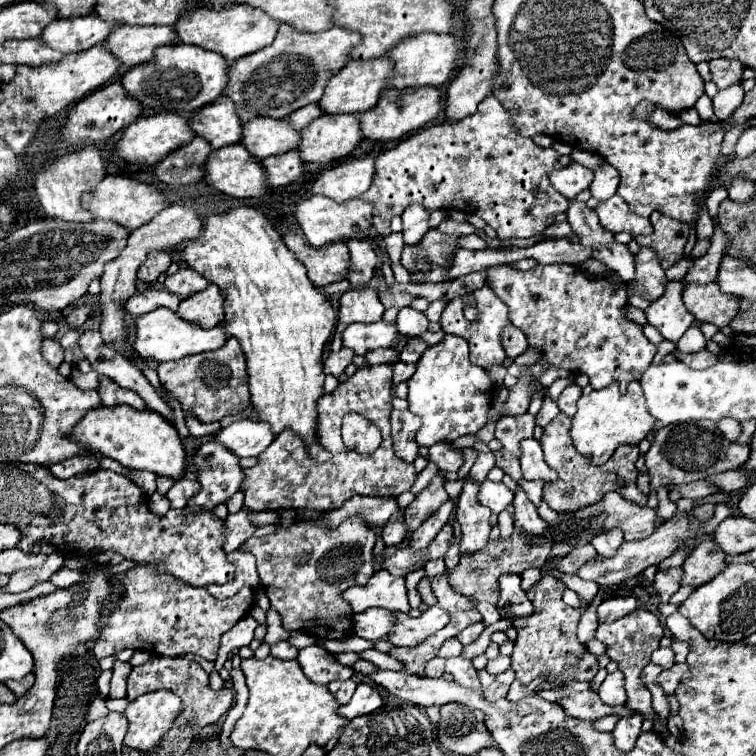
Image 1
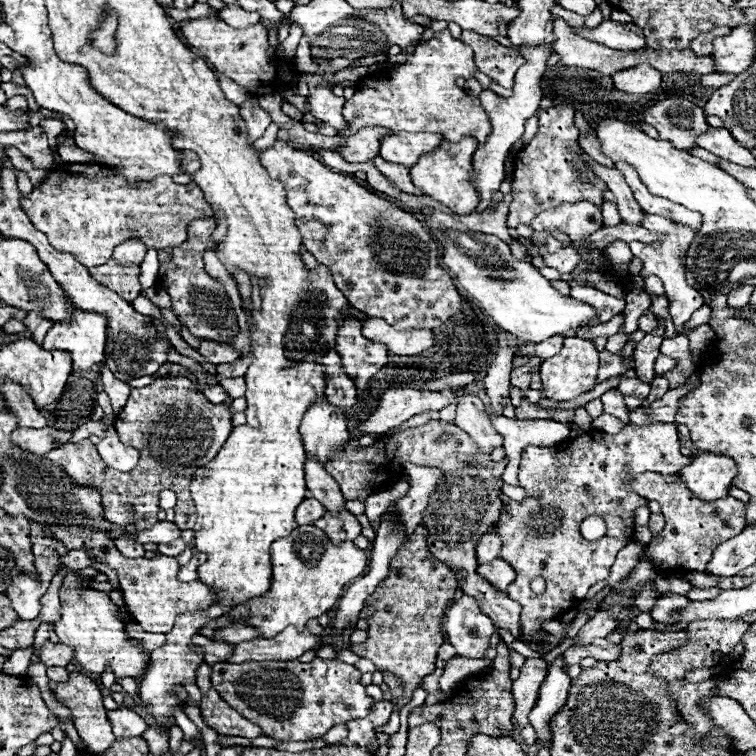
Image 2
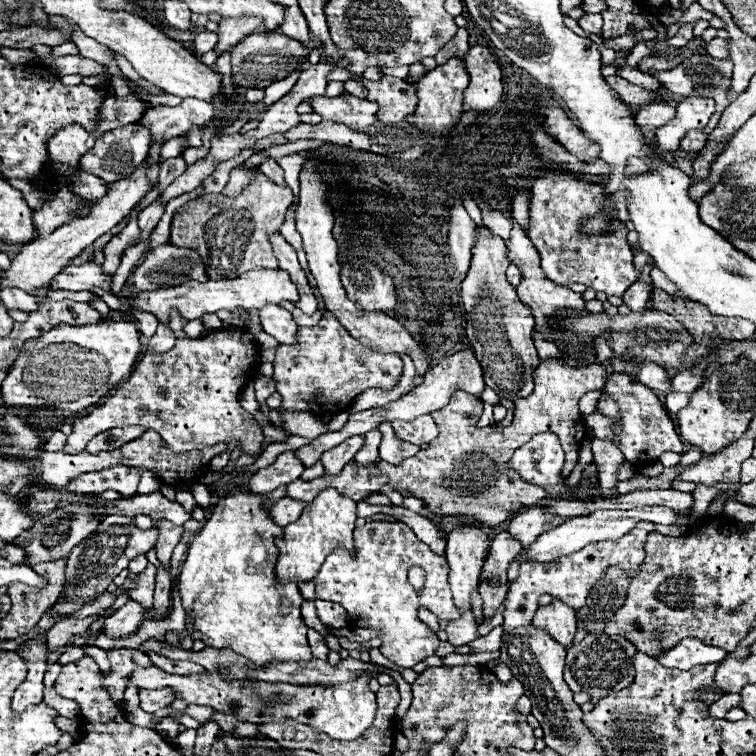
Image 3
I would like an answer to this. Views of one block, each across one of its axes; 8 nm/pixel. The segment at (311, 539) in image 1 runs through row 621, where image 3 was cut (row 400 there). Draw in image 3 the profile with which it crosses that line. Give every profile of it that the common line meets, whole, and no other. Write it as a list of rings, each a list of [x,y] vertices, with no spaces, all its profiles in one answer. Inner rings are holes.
[[[324,312],[322,320],[312,328],[300,328],[296,344],[280,344],[274,360],[274,382],[282,396],[280,408],[268,412],[274,426],[284,426],[282,412],[302,410],[316,416],[338,414],[350,408],[352,400],[368,388],[392,390],[402,376],[402,360],[396,352],[374,352],[356,342],[332,312]]]

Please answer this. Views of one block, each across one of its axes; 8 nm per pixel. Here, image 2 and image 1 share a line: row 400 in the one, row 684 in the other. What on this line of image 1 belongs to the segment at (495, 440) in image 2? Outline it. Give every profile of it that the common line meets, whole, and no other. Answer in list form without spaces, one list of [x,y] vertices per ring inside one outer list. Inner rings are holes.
[[[448,658],[446,662],[446,672],[450,672],[454,676],[454,680],[464,686],[464,688],[472,688],[472,690],[480,690],[480,678],[478,678],[478,672],[476,668],[472,666],[470,660],[464,660],[464,658]]]

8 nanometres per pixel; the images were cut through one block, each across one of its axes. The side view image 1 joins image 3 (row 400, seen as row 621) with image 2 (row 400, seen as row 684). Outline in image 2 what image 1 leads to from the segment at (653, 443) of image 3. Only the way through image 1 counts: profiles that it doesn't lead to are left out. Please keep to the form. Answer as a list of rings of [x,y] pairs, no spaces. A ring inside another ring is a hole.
[[[620,376],[620,384],[618,384],[618,390],[622,392],[626,404],[630,410],[634,408],[640,408],[642,402],[646,400],[646,396],[650,394],[650,386],[640,382],[638,378],[628,378],[628,376]]]

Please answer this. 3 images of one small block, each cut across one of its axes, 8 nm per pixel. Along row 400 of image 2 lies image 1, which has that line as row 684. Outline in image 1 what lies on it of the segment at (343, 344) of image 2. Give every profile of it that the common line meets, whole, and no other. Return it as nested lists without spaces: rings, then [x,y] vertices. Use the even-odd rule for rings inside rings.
[[[360,684],[360,686],[356,688],[354,696],[350,698],[350,702],[344,704],[344,706],[340,706],[338,714],[340,714],[342,718],[352,720],[352,718],[356,718],[356,716],[372,714],[372,712],[374,712],[376,708],[380,708],[380,706],[382,706],[382,698],[380,698],[378,690],[372,688],[372,686],[368,686],[368,684]]]

